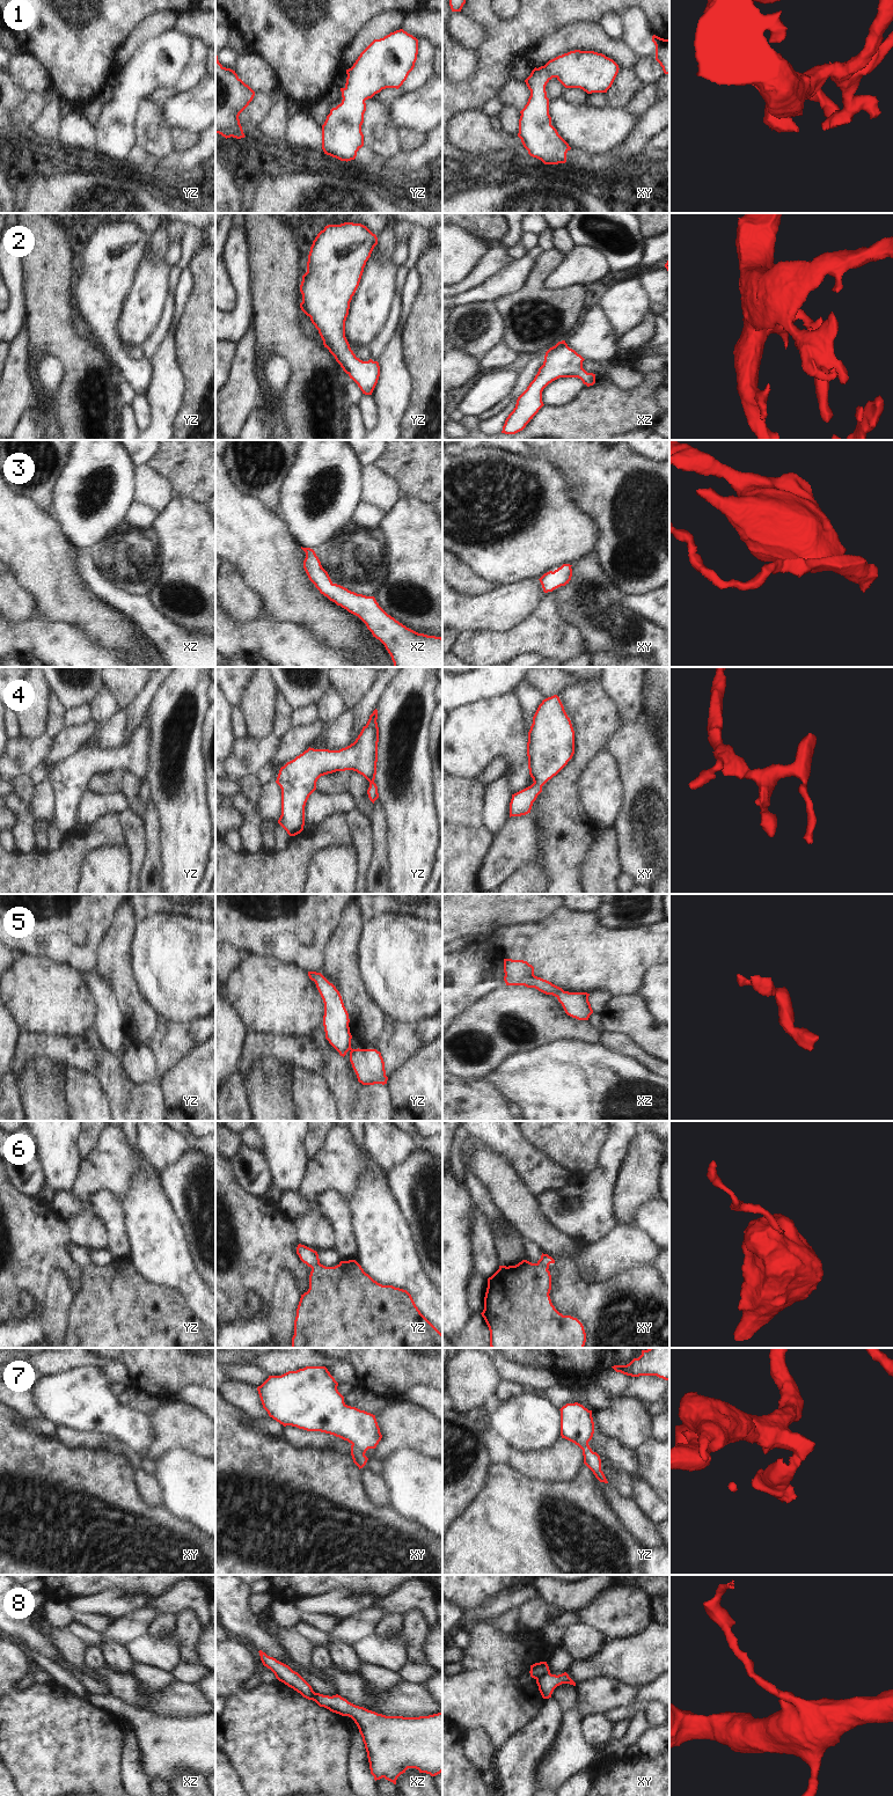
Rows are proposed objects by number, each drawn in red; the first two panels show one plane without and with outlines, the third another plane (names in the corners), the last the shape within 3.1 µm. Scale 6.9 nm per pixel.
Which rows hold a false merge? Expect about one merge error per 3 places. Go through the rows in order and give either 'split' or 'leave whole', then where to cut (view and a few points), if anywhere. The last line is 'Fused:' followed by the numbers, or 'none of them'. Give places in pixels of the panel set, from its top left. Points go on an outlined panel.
1: leave whole; cut none
2: leave whole; cut none
3: leave whole; cut none
4: leave whole; cut none
5: leave whole; cut none
6: split; cut xy (536, 1263), (547, 1269)
7: split; cut xy (352, 1444), (364, 1454)
8: split; cut xy (549, 1672), (536, 1680)
Fused: 6, 7, 8

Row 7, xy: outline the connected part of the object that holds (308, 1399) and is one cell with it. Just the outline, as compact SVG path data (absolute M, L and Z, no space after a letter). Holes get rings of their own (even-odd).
M325 1366L269 1376L257 1387L263 1408L283 1424L321 1431L351 1443L364 1454L382 1438L375 1415L347 1406Z

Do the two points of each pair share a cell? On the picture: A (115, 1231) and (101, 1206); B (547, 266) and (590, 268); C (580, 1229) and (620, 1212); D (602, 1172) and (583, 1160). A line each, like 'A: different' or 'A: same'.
A: same
B: different
C: different
D: different

